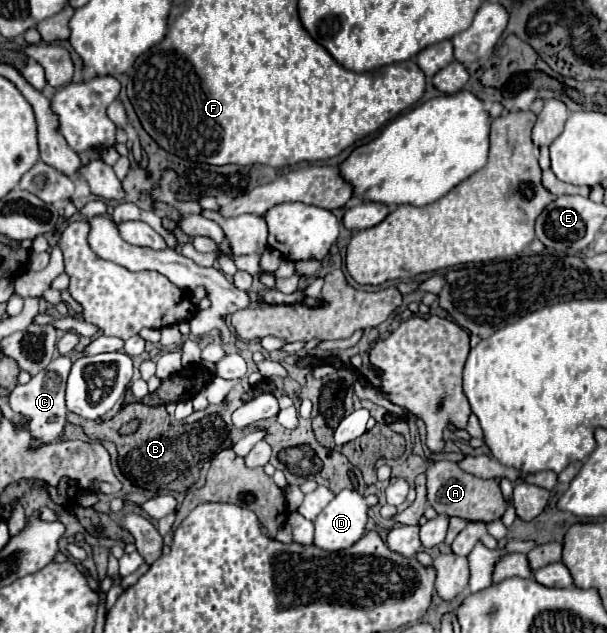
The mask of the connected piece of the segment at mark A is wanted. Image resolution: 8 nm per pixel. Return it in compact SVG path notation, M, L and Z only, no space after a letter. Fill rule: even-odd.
M441 461L427 467L427 501L437 513L457 515L467 521L497 521L507 509L507 499L501 495L499 483L495 479L481 479L471 473L465 473L457 463Z

